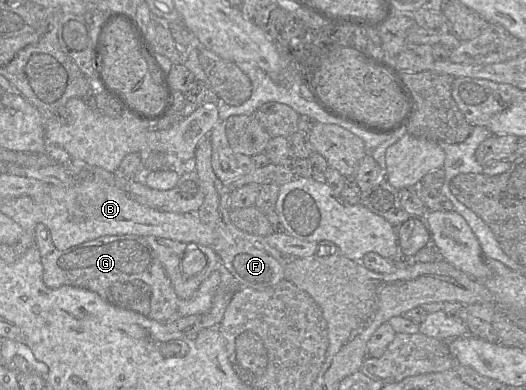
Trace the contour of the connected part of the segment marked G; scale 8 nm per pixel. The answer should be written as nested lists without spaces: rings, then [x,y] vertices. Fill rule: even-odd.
[[[38,224],[33,238],[41,256],[43,282],[48,288],[65,285],[79,287],[97,293],[114,306],[135,311],[161,323],[177,319],[181,299],[176,295],[157,254],[143,236],[103,236],[67,250],[58,250],[48,228]]]

